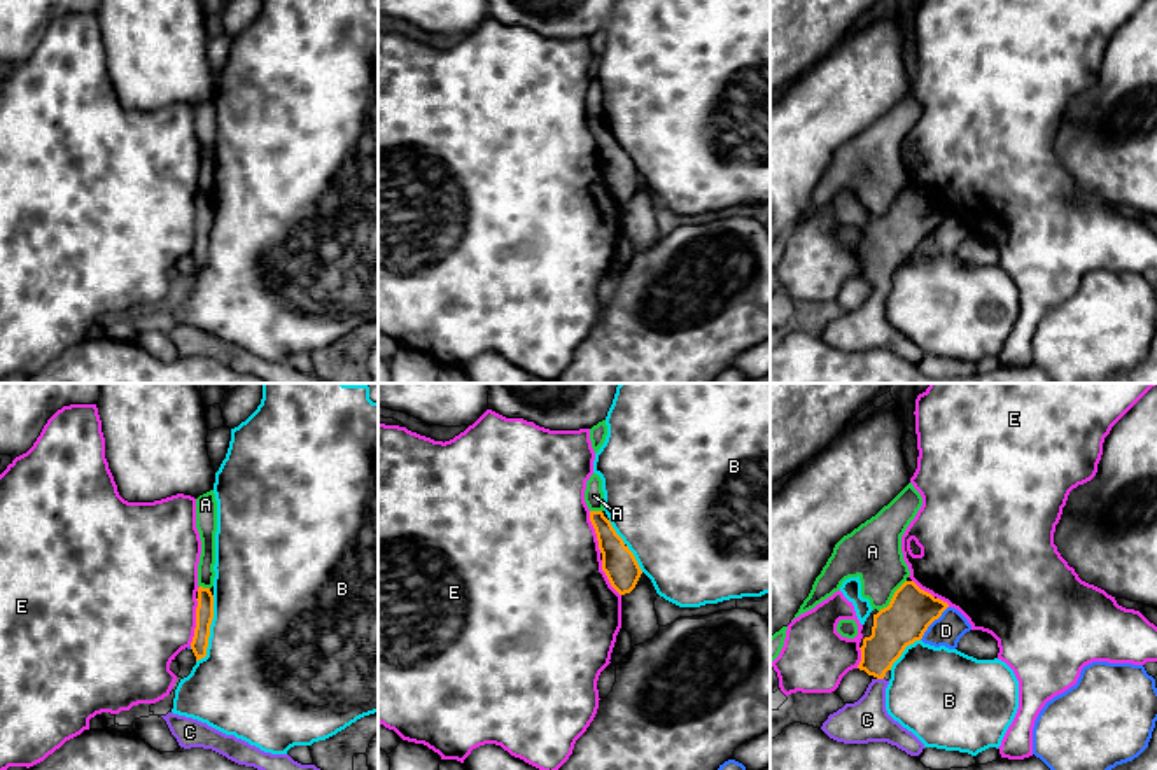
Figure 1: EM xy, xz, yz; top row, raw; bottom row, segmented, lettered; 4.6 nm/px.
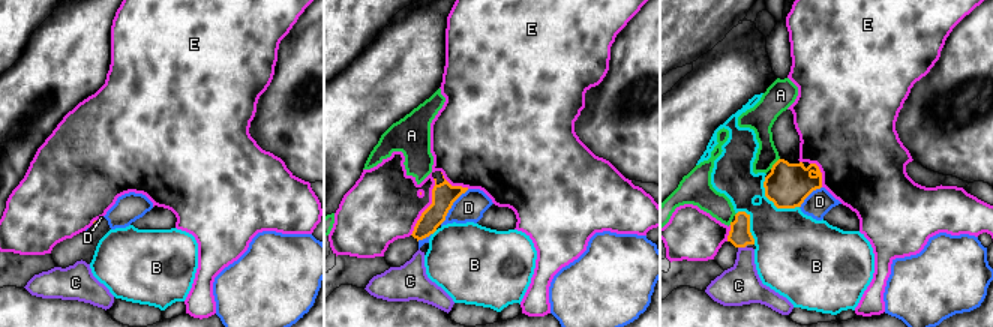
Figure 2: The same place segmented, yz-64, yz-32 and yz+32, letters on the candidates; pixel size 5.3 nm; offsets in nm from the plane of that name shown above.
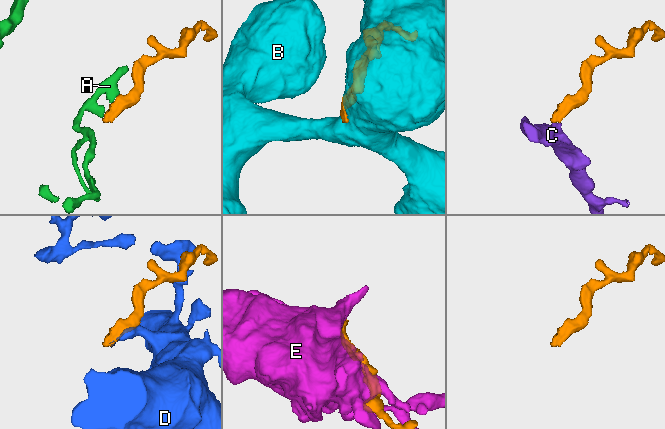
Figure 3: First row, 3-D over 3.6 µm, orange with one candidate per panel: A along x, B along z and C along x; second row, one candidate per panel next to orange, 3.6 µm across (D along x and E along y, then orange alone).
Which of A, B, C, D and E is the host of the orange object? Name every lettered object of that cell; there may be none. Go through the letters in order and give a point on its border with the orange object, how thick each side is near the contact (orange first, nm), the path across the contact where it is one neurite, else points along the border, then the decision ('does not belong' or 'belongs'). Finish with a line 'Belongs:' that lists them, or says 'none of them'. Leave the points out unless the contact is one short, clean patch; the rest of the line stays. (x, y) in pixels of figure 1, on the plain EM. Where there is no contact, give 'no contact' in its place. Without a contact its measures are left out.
A: yz (893, 205) | 220/260 nm | does not belong
B: xy (209, 238) | 80/500 nm | does not belong
C: yz (881, 286) | 200/200 nm | across yz (895, 235), (881, 258), (881, 286), (867, 328) | belongs
D: yz (932, 230) | 220/140 nm | does not belong
E: xy (196, 230) | 80/480 nm | does not belong
Belongs: C

